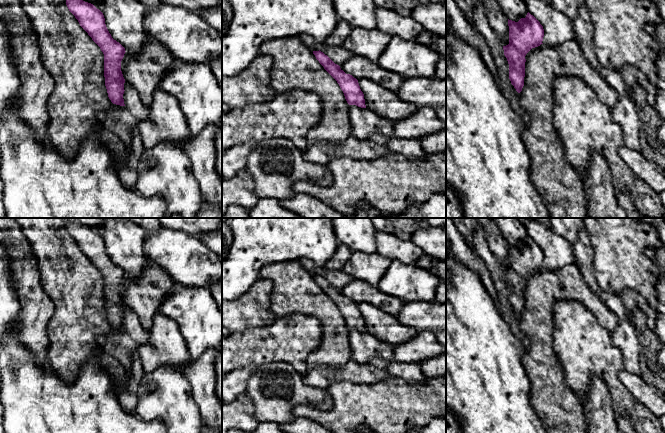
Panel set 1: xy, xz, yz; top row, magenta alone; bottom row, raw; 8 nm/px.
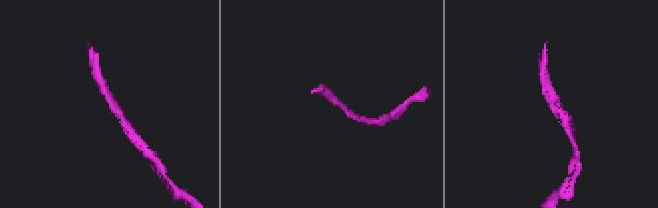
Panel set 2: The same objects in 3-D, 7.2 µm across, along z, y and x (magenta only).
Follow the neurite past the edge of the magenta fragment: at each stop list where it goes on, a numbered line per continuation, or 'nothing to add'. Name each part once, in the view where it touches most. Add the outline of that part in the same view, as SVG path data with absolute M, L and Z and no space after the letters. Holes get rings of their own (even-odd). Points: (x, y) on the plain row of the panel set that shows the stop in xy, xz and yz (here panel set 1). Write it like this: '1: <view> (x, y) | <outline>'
nothing to add

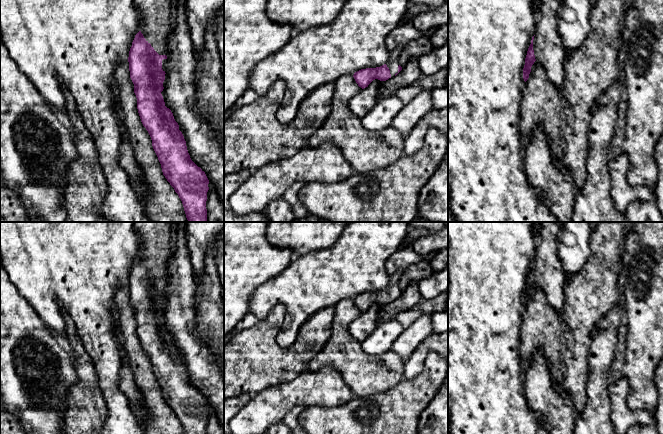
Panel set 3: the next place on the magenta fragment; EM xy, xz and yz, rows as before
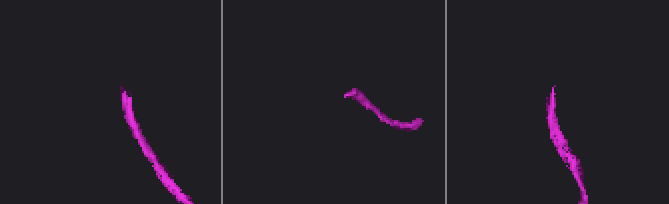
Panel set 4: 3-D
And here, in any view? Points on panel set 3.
1: xy (156, 236) | M135 222L143 239L141 257L159 279L168 279L167 262L171 256L169 222Z

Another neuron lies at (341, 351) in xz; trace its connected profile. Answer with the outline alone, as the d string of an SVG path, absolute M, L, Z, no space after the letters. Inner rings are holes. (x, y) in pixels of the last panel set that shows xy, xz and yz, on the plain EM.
M353 299L340 301L334 309L330 339L310 361L308 370L335 368L357 397L381 393L399 384L405 360L392 351L370 356L351 336L349 325L362 314Z

